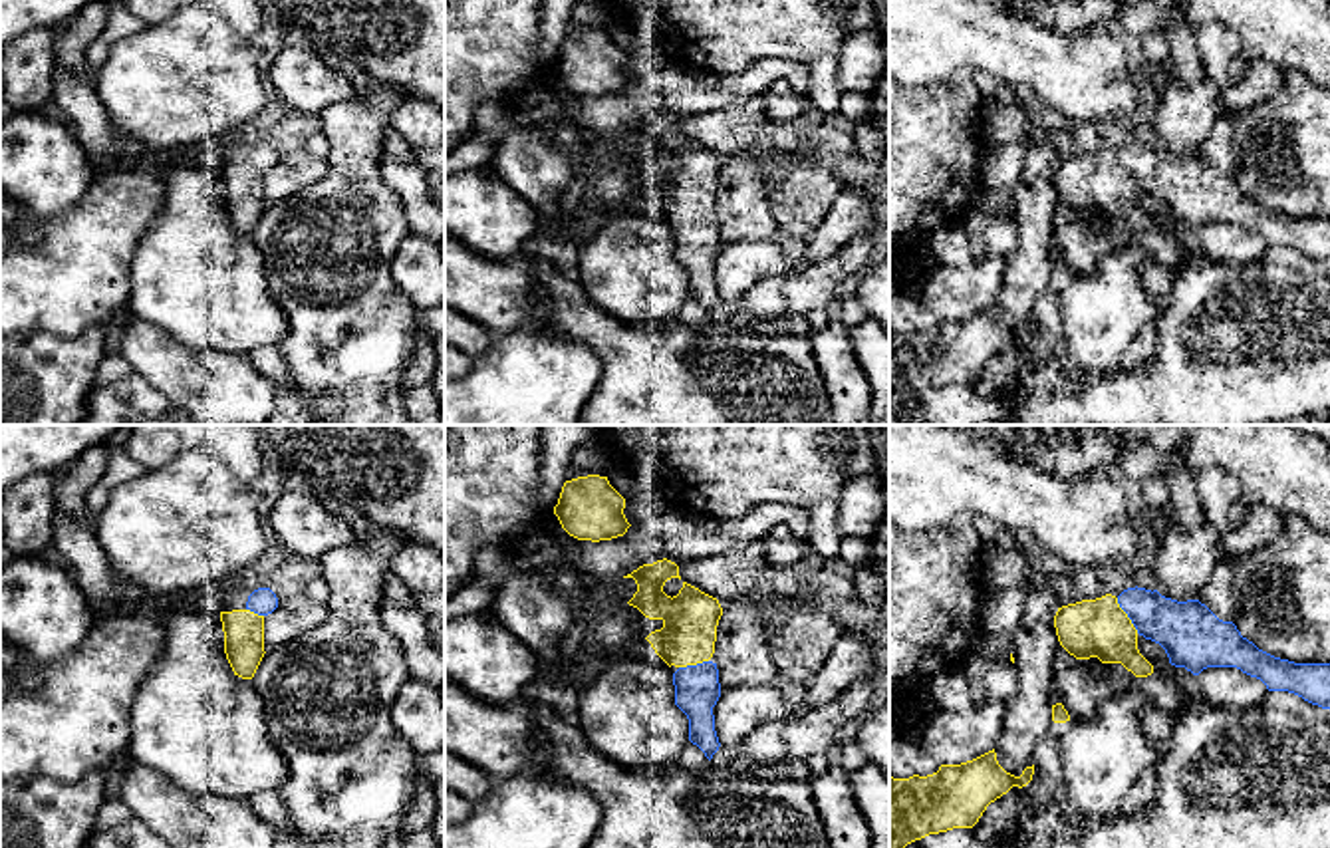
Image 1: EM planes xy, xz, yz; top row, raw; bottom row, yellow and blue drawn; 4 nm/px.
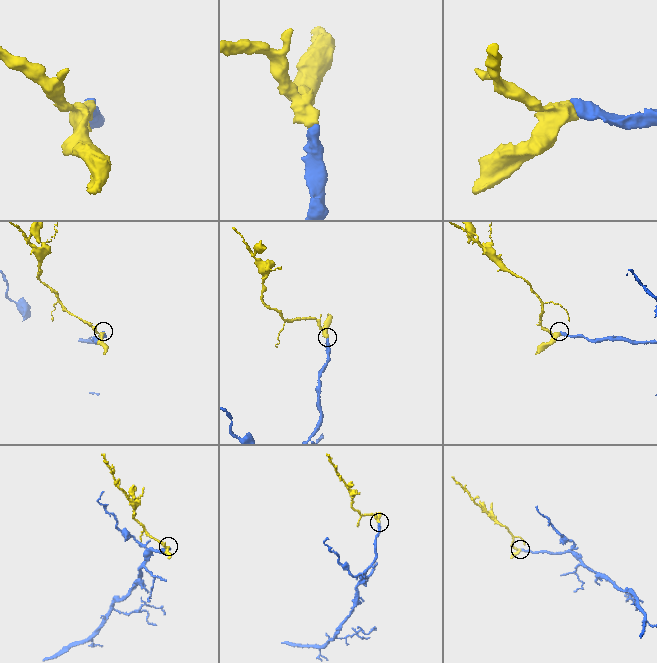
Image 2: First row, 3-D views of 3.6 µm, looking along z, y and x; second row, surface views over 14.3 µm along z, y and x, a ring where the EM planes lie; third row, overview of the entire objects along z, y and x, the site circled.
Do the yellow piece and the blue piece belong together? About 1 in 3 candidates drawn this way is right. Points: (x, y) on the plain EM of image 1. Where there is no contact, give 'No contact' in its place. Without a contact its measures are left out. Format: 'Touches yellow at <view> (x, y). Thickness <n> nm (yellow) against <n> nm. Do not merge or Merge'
Touches yellow at xz (693, 219). Thickness 220 nm (yellow) against 190 nm. Merge

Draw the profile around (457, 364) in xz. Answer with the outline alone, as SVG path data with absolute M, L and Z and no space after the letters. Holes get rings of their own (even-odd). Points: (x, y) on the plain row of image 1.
M445 346L445 381L463 377L472 365L472 359L466 357L457 348Z

